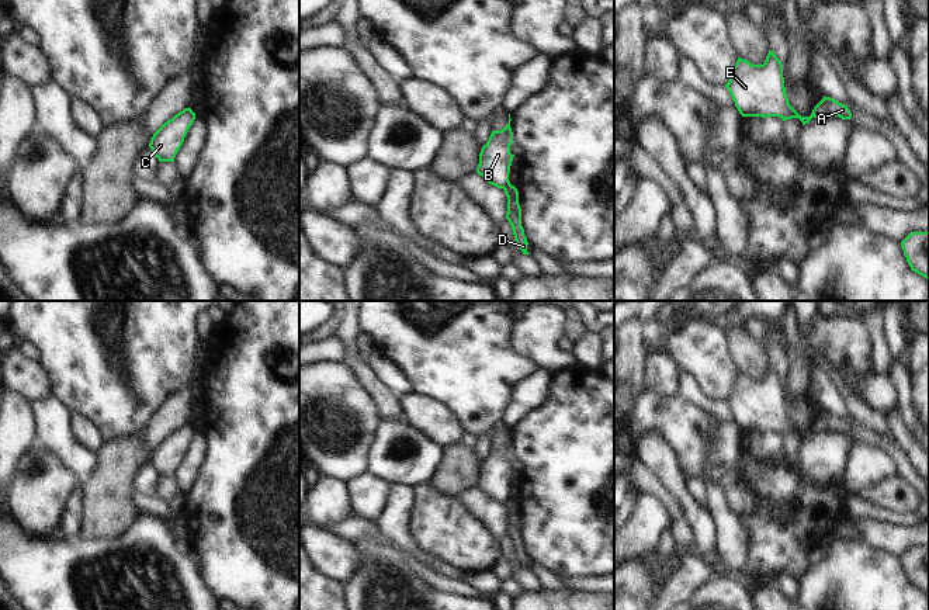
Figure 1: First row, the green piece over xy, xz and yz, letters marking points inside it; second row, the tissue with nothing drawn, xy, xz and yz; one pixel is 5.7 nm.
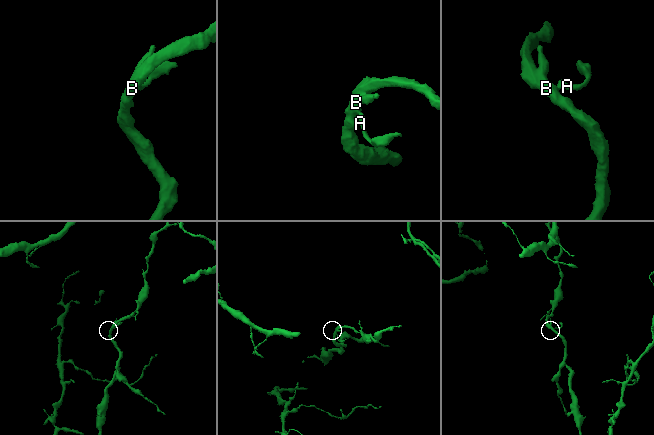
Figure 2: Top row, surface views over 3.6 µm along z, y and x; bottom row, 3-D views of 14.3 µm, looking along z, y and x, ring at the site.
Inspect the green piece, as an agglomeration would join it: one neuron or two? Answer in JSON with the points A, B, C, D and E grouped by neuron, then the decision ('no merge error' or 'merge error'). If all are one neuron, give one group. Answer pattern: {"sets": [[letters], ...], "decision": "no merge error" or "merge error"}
{"sets": [["A", "D"], ["B", "C", "E"]], "decision": "merge error"}

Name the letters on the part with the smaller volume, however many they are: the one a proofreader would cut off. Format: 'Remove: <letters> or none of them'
Remove: A, D.

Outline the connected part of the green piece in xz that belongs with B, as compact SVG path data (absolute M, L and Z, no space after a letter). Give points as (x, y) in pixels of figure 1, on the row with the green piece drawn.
M509 114L509 124L500 131L492 131L488 142L481 149L476 167L476 173L489 184L503 190L510 184L509 173L514 157L510 153L510 145L514 142L510 121Z

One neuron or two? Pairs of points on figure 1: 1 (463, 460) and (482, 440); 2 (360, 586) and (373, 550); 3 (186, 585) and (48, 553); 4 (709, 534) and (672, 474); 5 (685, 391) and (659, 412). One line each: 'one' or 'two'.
1: two
2: one
3: one
4: one
5: two

